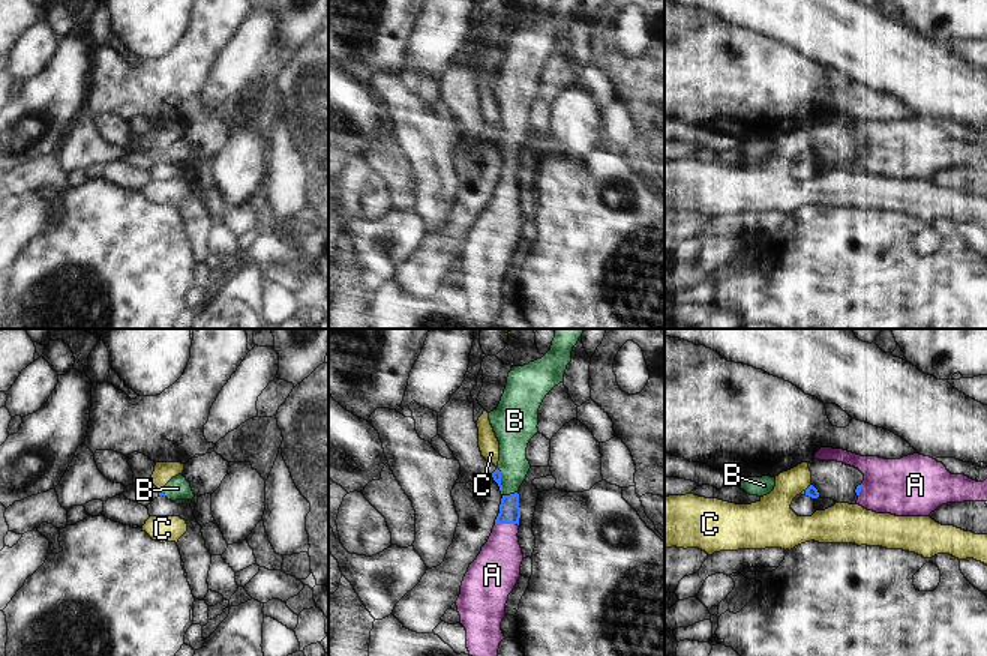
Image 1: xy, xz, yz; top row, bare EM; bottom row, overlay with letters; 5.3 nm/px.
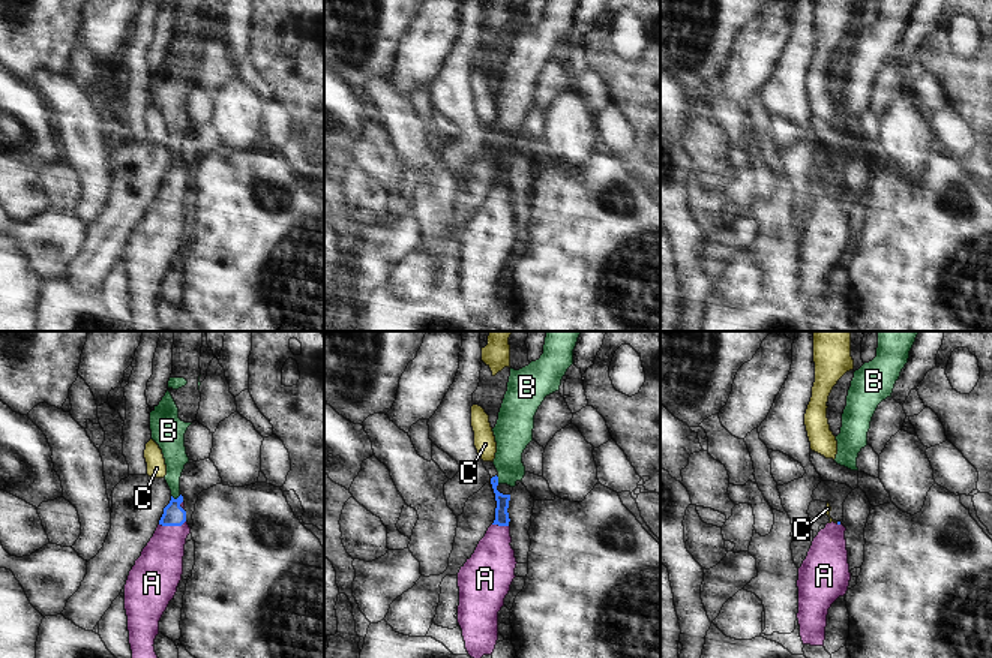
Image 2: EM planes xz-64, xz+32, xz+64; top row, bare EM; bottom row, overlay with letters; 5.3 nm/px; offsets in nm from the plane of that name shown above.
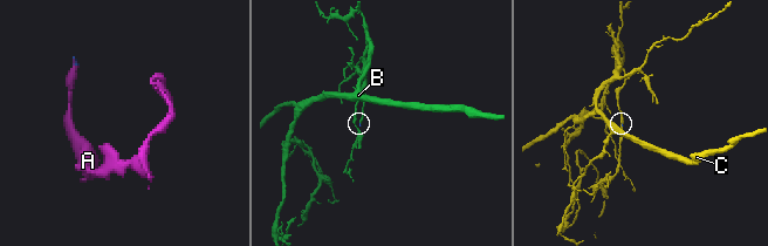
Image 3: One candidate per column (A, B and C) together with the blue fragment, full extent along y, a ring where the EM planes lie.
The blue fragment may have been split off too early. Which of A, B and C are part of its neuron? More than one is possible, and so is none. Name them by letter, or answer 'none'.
A, B.

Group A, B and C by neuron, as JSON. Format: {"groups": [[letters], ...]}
{"groups": [["A", "B"], ["C"]]}

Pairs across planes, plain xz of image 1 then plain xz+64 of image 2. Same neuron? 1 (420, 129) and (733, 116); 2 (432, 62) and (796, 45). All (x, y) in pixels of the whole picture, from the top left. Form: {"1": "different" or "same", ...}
{"1": "same", "2": "different"}

